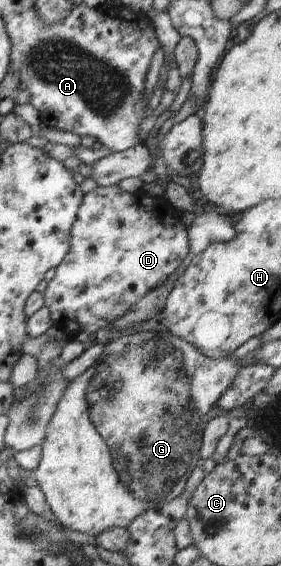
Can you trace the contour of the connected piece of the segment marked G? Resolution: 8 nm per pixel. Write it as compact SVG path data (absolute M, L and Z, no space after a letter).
M137 328L132 333L126 333L126 335L118 337L116 341L110 339L110 341L106 342L95 365L87 369L81 376L75 377L64 388L54 413L47 423L45 438L41 443L42 457L35 469L34 479L38 481L50 509L57 517L58 523L64 525L66 531L75 538L89 538L93 540L94 537L101 534L104 530L126 528L133 519L143 514L148 508L171 502L180 496L184 491L188 477L190 477L192 470L197 467L196 463L201 458L199 451L203 439L204 425L216 410L218 398L228 389L229 385L232 385L238 370L242 369L240 364L241 359L237 358L216 359L206 357L191 343L166 332L163 336L157 335L150 338L144 331Z

